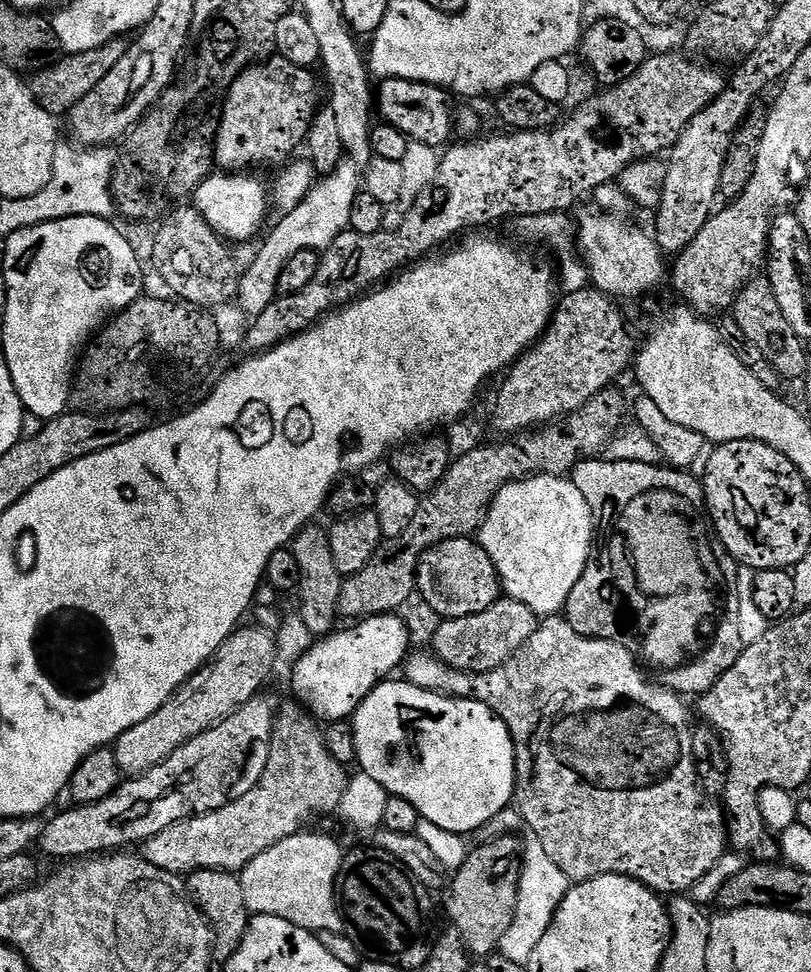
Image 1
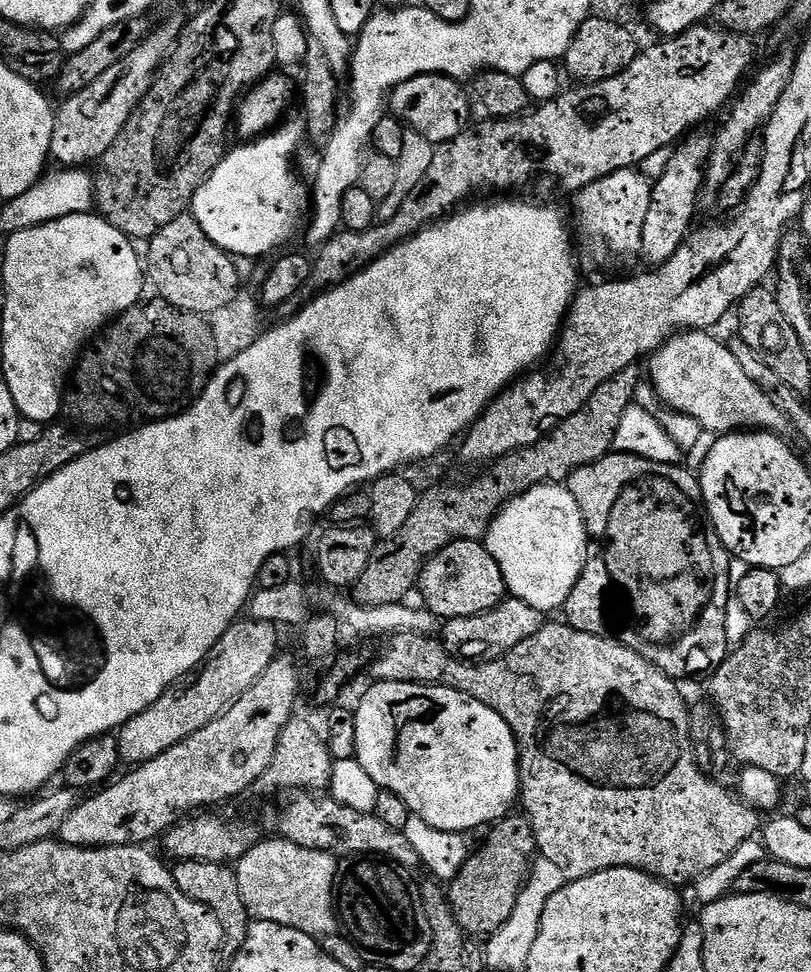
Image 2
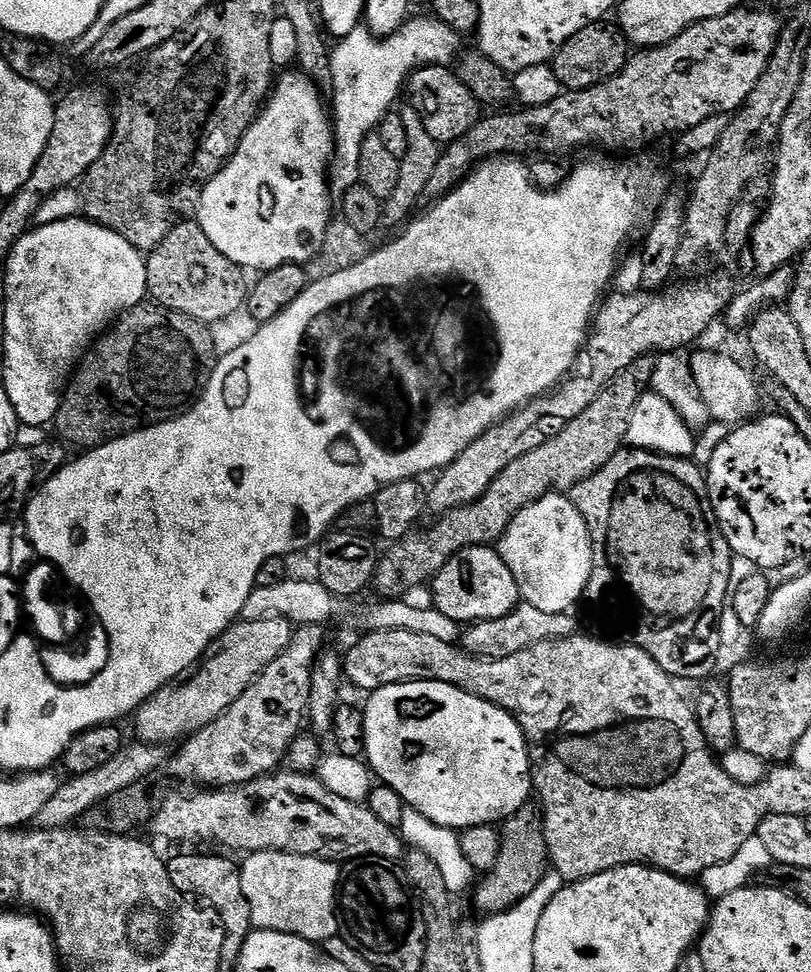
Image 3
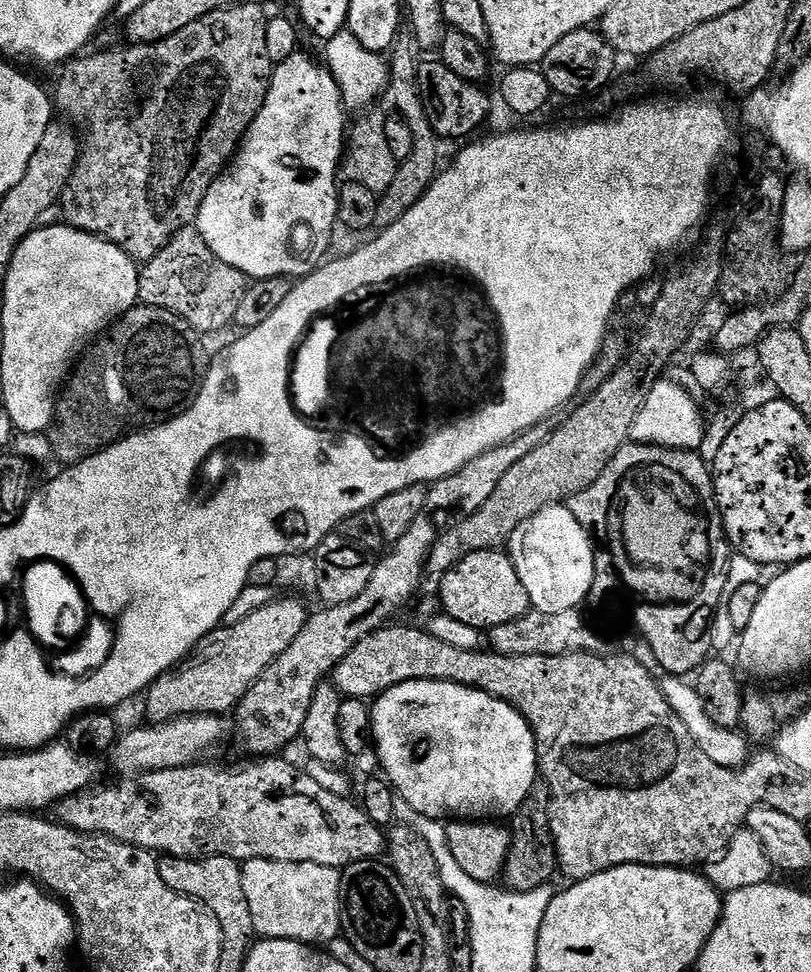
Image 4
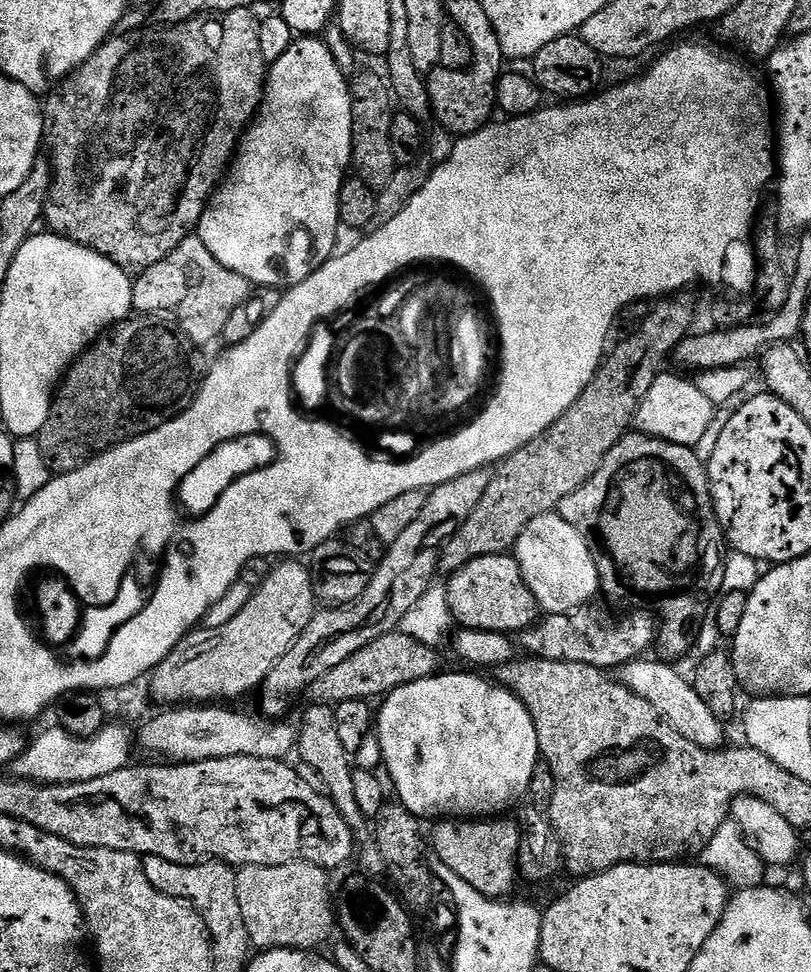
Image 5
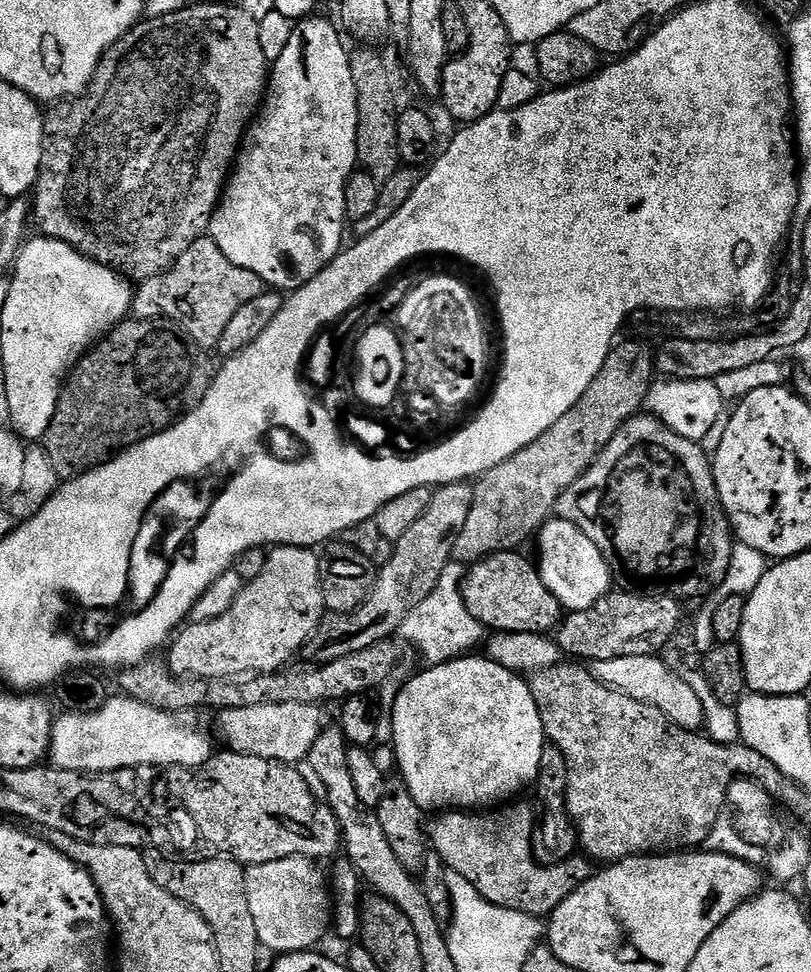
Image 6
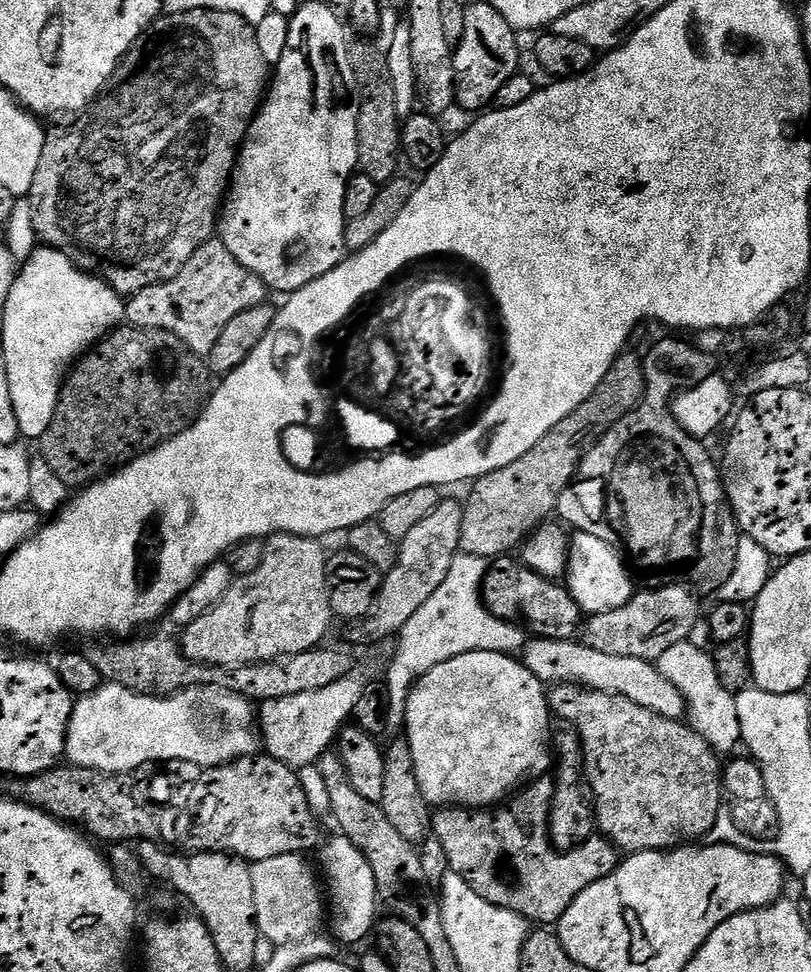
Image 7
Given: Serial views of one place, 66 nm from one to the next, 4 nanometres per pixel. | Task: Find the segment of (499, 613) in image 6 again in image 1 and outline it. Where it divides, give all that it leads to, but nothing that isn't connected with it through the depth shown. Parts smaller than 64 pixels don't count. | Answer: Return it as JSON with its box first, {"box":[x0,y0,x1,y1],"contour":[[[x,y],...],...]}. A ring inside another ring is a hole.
{"box":[416,536,502,620],"contour":[[[471,536],[443,540],[441,544],[427,548],[420,555],[418,570],[416,571],[416,592],[428,603],[430,611],[437,612],[437,617],[445,620],[466,618],[470,614],[482,614],[482,610],[486,610],[502,596],[500,576],[496,573],[494,562],[490,562],[490,554],[486,554],[482,545]]]}

